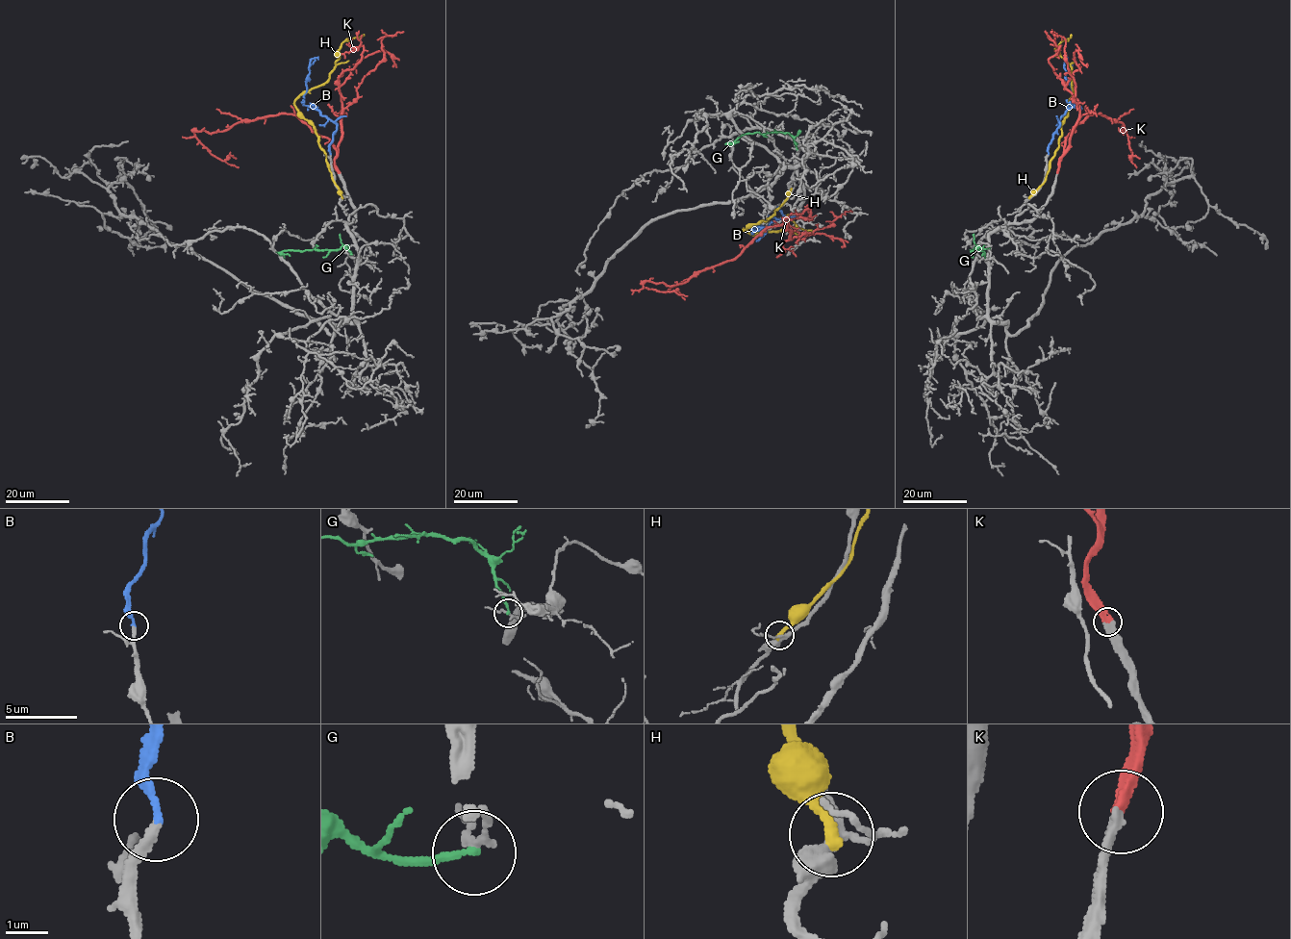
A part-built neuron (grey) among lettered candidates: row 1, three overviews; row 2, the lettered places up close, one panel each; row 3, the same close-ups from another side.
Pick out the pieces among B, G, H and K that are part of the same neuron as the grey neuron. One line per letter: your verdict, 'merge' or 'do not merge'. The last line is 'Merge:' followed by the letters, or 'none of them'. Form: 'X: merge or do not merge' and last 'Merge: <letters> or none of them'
B: merge
G: do not merge
H: do not merge
K: merge
Merge: B, K

